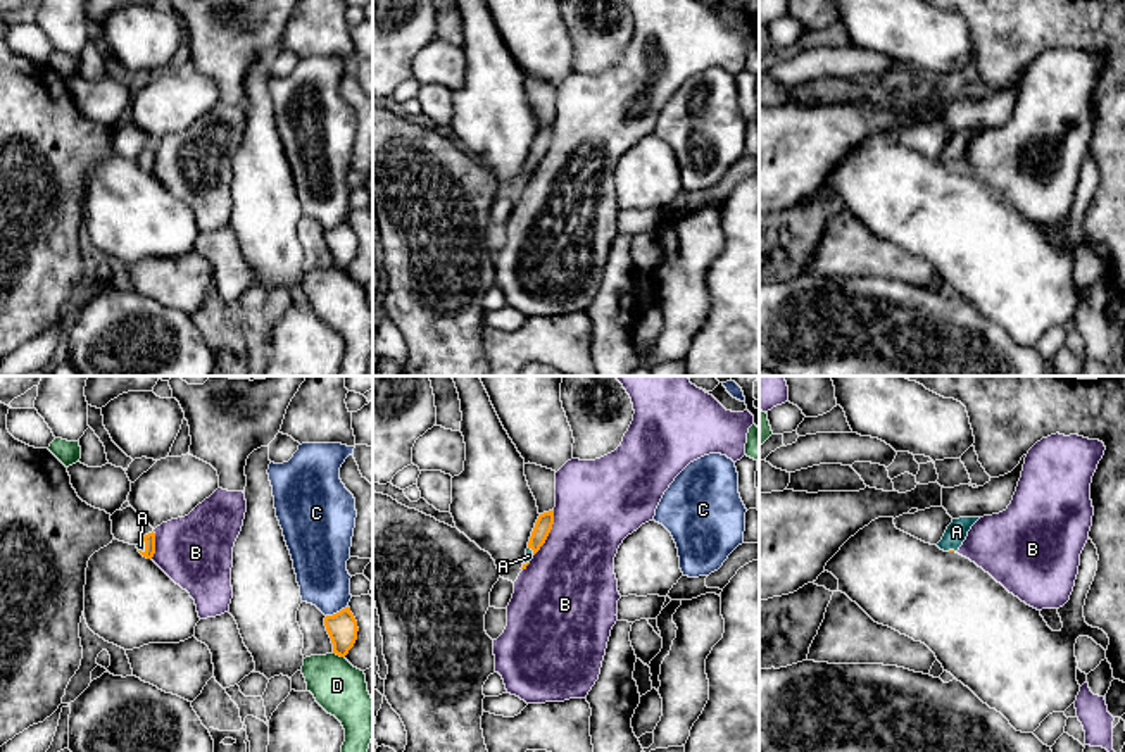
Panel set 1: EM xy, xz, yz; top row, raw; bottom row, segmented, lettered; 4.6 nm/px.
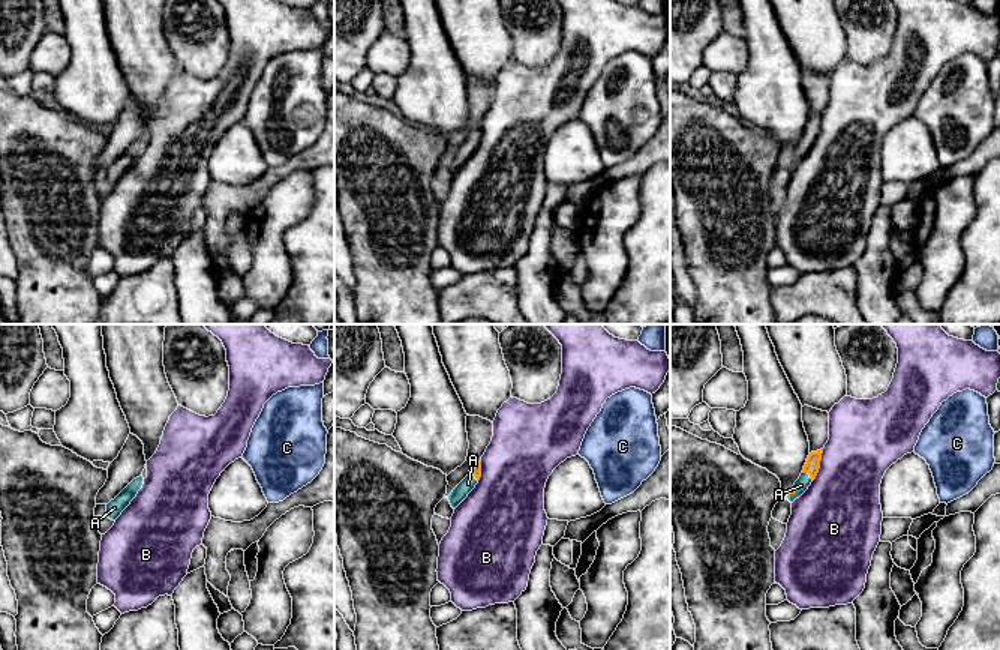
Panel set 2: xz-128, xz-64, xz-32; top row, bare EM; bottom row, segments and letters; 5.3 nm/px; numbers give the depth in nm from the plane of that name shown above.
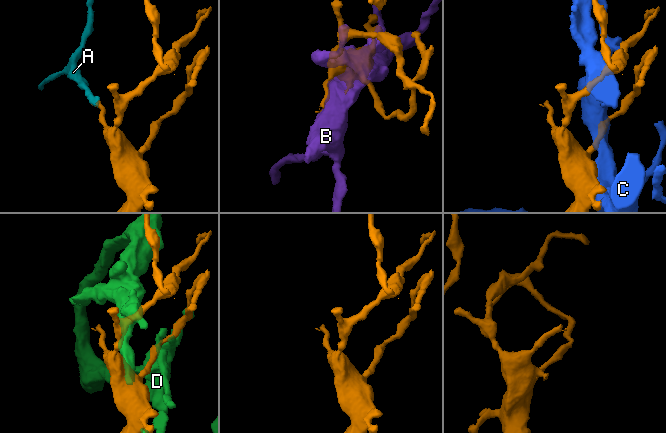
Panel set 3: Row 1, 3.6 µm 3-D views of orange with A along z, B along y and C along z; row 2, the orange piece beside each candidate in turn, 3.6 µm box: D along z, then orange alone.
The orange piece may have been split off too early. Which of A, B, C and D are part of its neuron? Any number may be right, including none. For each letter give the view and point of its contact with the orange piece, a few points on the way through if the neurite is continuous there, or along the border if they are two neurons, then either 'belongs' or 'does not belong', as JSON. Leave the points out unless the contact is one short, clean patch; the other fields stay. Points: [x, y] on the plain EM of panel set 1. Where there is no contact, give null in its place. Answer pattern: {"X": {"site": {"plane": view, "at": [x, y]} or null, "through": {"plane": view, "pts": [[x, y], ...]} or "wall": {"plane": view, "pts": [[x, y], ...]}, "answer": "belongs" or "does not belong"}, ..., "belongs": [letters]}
{"A": {"site": {"plane": "xy", "at": [145, 159]}, "through": {"plane": "xy", "pts": [[149, 152], [145, 159], [140, 159]]}, "answer": "belongs"}, "B": {"site": {"plane": "xz", "at": [549, 145]}, "answer": "does not belong"}, "C": {"site": {"plane": "xy", "at": [337, 226]}, "answer": "does not belong"}, "D": {"site": {"plane": "xy", "at": [339, 268]}, "answer": "does not belong"}, "belongs": ["A"]}

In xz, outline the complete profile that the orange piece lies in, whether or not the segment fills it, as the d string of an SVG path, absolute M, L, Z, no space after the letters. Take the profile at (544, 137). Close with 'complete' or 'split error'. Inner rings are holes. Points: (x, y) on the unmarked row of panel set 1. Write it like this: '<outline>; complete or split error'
M549 124L549 126L544 126L538 129L535 141L531 145L530 155L528 155L528 162L526 162L526 169L525 169L525 176L523 176L521 183L526 183L526 179L533 172L533 169L545 157L550 143L552 143L552 138L554 138L554 124Z; split error

